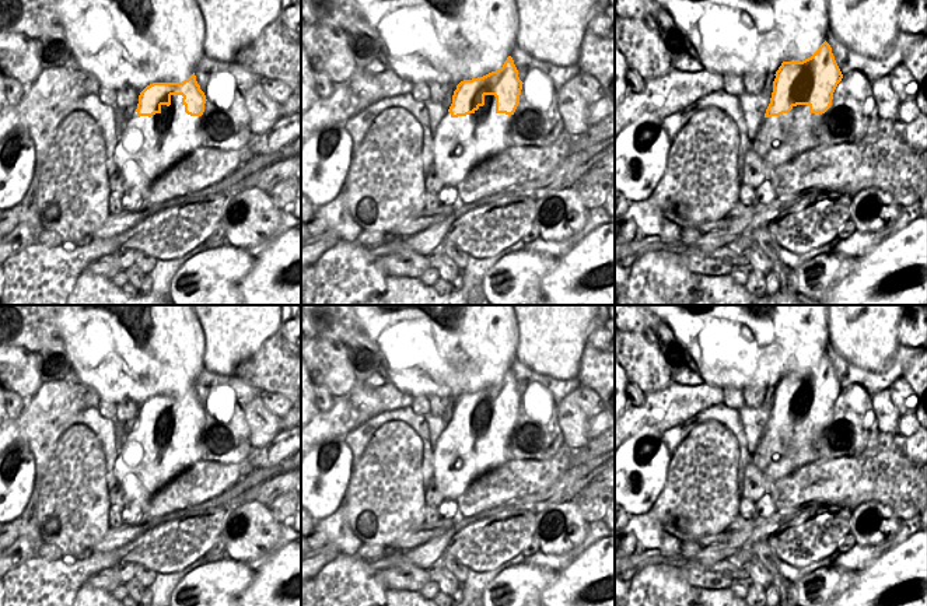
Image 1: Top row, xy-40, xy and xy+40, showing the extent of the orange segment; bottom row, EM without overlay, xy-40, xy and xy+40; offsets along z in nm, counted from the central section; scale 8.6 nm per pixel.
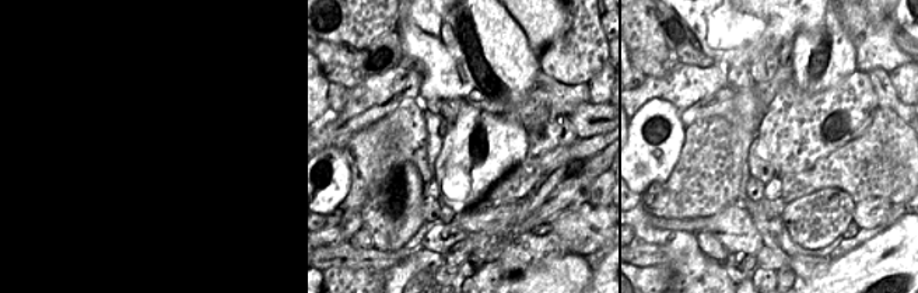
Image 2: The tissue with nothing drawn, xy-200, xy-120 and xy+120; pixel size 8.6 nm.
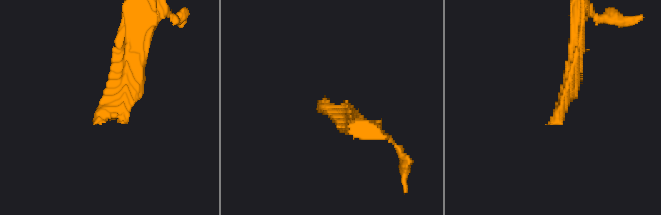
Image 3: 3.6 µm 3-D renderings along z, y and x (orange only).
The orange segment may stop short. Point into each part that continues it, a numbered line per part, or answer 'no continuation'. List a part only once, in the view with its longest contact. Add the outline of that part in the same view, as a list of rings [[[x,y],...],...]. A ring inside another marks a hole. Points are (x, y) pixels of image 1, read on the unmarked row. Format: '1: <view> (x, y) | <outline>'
1: xy-40 (149, 459) | [[[171,409],[171,418],[161,418],[161,425],[151,431],[139,431],[134,425],[115,462],[115,479],[123,488],[126,504],[139,505],[143,515],[161,487],[202,460],[202,430],[188,428],[182,411]]]

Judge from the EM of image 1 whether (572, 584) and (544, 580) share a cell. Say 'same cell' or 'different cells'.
different cells

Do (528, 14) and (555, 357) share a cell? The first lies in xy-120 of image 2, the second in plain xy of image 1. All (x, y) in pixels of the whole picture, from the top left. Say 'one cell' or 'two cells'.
one cell

